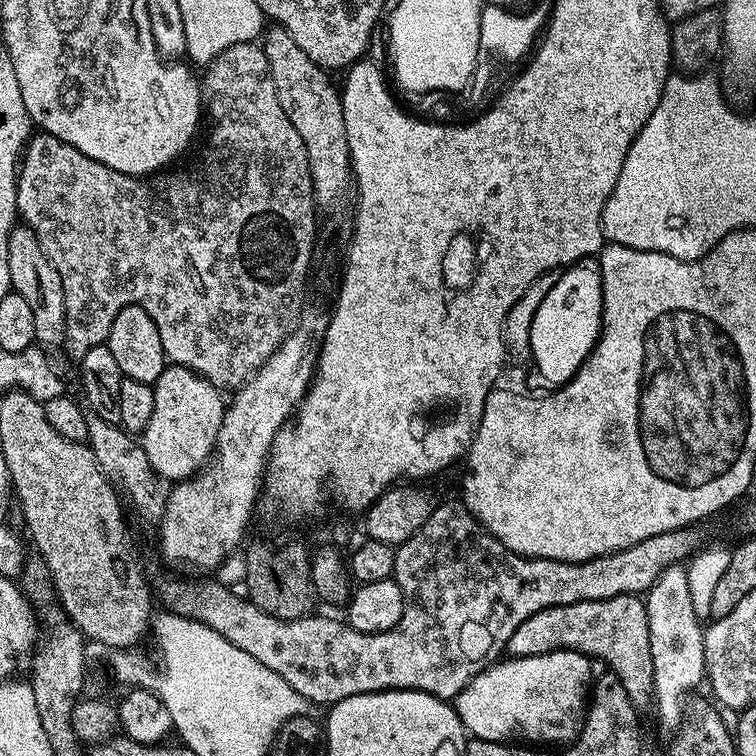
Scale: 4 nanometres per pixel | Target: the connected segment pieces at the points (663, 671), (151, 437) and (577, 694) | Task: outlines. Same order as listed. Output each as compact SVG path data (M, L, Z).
M675 564L665 570L654 582L654 586L648 589L646 593L646 599L644 600L646 606L646 614L648 615L648 621L650 622L650 654L654 654L654 690L656 691L654 697L654 710L660 714L660 724L664 728L672 728L676 730L683 725L684 714L686 711L686 705L689 703L692 691L695 690L699 684L703 685L706 680L706 673L704 670L704 630L705 625L702 623L702 618L694 612L694 601L690 596L690 582L688 581L688 569L687 567Z
M169 363L152 385L154 414L142 433L142 447L157 476L168 482L187 480L196 475L216 450L226 400L204 376L180 364Z
M557 650L541 656L517 656L497 662L479 672L459 694L454 707L465 729L477 740L531 742L533 745L567 745L580 735L590 703L590 685L594 680L593 661L583 652Z

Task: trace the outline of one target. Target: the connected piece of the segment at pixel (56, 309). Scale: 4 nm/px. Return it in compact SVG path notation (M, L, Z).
M17 226L12 229L8 243L10 258L10 278L12 291L22 294L26 302L30 302L30 311L34 314L36 327L36 344L51 350L65 343L64 319L66 318L66 298L62 290L62 278L58 270L46 258L36 232L27 226Z

